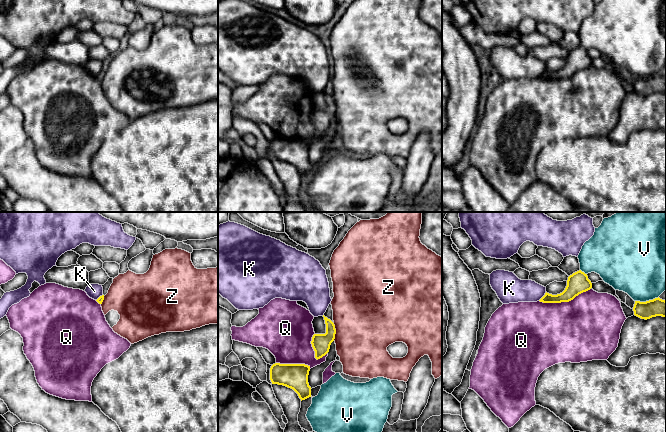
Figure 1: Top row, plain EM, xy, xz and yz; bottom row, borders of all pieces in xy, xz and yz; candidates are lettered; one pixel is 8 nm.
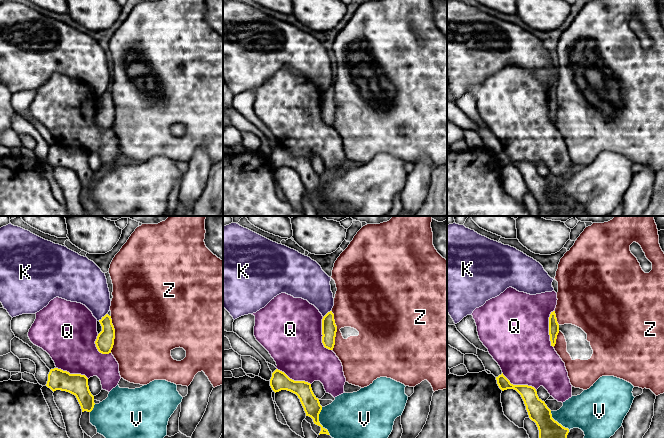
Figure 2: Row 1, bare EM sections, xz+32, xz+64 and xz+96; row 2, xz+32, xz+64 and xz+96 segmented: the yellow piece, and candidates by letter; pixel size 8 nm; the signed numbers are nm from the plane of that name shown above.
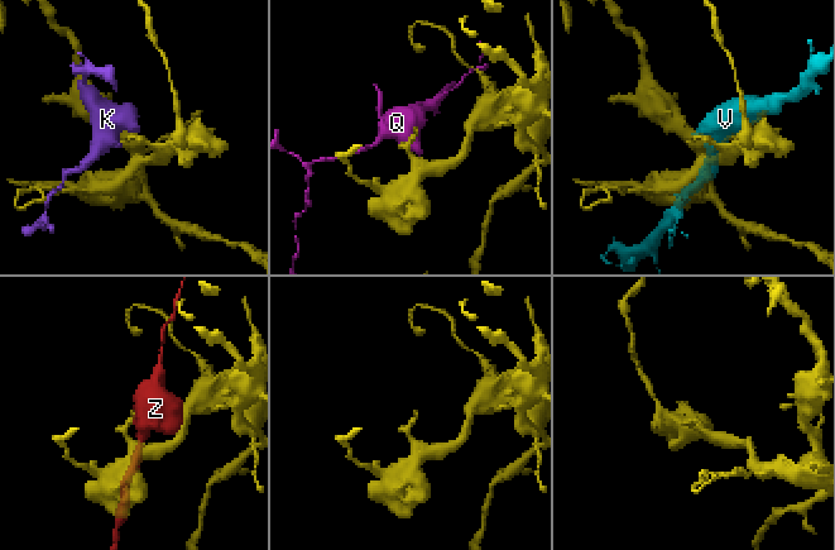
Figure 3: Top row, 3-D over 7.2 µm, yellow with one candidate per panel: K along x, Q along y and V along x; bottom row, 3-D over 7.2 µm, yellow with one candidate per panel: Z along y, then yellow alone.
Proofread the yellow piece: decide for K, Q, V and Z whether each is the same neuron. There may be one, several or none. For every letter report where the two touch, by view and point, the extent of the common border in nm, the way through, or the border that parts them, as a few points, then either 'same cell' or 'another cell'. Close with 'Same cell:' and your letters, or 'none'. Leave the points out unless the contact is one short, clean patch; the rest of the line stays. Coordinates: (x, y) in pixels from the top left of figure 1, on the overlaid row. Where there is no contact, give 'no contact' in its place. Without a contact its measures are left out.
K: meets yellow in yz at (543, 296); contact 100 nm long; border along yz (546, 292), (538, 300); another cell
Q: meets yellow in yz at (564, 301); contact 420 nm long; another cell
V: meets yellow in yz at (646, 301); contact 200 nm long; another cell
Z: meets yellow in xz at (335, 332); contact 140 nm long; another cell
Same cell: none

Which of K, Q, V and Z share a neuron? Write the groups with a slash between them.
K / Q / V / Z

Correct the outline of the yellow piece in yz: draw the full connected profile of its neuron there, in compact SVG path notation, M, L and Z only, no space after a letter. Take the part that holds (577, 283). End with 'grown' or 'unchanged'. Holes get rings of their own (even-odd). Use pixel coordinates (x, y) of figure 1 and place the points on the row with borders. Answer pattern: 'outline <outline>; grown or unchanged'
outline M579 270L568 277L567 286L562 293L552 295L546 292L539 301L543 303L569 302L579 294L586 292L591 288L592 283L588 279L587 274Z; unchanged

